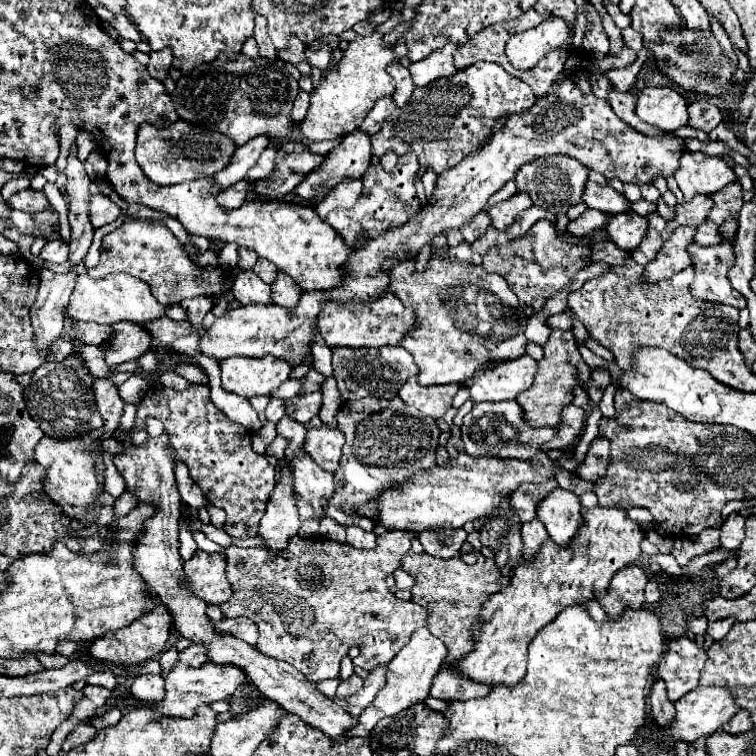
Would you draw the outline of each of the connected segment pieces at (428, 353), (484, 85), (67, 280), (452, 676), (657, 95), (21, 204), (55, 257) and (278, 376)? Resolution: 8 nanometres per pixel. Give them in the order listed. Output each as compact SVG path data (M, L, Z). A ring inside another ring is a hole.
M437 253L431 257L429 267L421 273L415 273L413 261L397 265L397 269L393 269L391 273L391 289L407 307L415 311L417 325L411 333L405 335L405 341L401 345L413 355L419 367L421 385L463 383L465 379L473 377L477 369L493 369L493 365L501 361L511 361L525 355L527 339L523 331L527 325L527 317L525 313L521 313L517 297L511 293L501 275L485 273L479 265L471 265L467 261L451 259Z
M479 61L461 73L437 79L425 87L415 87L409 103L393 113L383 129L373 135L373 155L381 157L389 149L397 155L417 153L425 171L443 173L467 157L473 149L481 149L491 137L491 129L499 117L521 113L535 103L531 87L509 75L501 65Z
M39 269L39 293L37 301L31 307L31 323L35 333L37 347L45 347L59 339L65 327L65 305L69 305L69 297L73 293L73 285L77 273L47 273L47 269Z
M443 665L431 685L431 697L443 701L465 701L485 697L491 689L487 685L477 685L459 673L455 673L449 665Z
M645 87L639 91L635 113L649 125L663 131L677 131L687 125L687 101L669 87Z
M25 189L25 191L15 193L7 203L13 209L25 211L25 213L43 213L49 207L49 201L47 201L45 193L43 191L33 191L33 189Z
M51 239L39 255L49 263L65 263L69 257L69 245L63 239Z
M229 357L221 361L221 385L245 399L271 395L291 375L291 365L277 357Z

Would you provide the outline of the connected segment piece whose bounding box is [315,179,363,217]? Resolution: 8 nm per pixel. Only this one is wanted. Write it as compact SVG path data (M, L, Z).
M361 179L342 181L335 189L331 189L327 193L327 197L323 201L319 201L315 205L317 215L325 217L335 207L339 207L339 209L351 209L357 203L357 199L361 197L361 189L363 189L363 181Z

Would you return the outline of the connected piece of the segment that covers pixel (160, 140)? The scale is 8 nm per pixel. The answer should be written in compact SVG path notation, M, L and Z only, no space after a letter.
M177 121L165 129L159 129L151 123L141 123L139 133L137 133L137 149L135 149L135 159L139 163L139 167L143 169L143 173L157 185L175 185L175 183L183 183L183 181L193 181L193 179L203 179L209 177L221 169L225 169L225 165L229 165L229 157L233 157L237 145L233 145L233 141L229 141L229 137L221 137L221 133L205 133L205 131L195 131L193 127L197 125L189 125L189 121Z

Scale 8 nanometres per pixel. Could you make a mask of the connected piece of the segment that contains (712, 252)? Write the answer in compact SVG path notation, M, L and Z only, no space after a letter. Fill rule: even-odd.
M723 241L713 247L689 245L689 255L695 267L695 281L691 283L691 293L697 299L727 303L743 309L745 299L729 285L729 269L733 267L733 241Z

